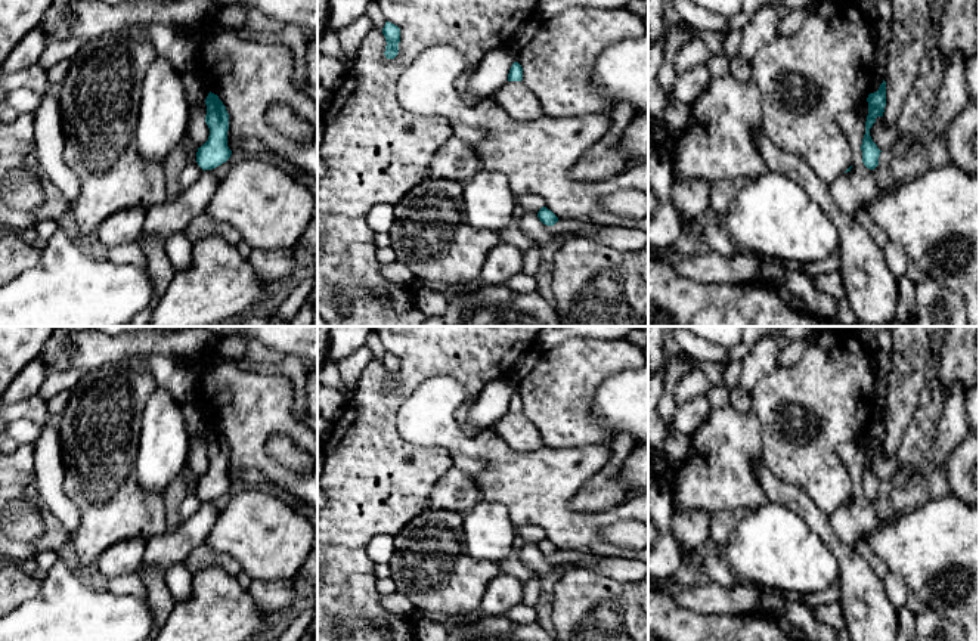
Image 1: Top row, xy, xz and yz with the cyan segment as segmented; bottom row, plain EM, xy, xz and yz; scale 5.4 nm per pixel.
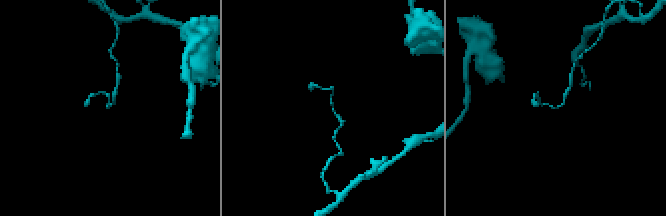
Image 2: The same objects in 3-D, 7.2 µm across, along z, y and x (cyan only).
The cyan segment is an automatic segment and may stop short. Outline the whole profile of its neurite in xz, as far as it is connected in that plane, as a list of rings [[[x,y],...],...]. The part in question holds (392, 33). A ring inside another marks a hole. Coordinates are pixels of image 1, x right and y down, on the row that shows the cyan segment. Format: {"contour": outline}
{"contour": [[[387,21],[384,28],[382,28],[382,34],[384,34],[385,41],[387,41],[384,55],[387,59],[394,59],[399,53],[400,28]]]}

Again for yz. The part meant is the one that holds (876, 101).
{"contour": [[[886,81],[880,84],[879,90],[870,93],[867,97],[868,102],[868,115],[865,121],[865,134],[862,139],[861,151],[862,151],[862,162],[867,168],[874,170],[879,165],[880,149],[873,142],[870,136],[870,128],[876,123],[877,117],[883,117],[886,106]]]}

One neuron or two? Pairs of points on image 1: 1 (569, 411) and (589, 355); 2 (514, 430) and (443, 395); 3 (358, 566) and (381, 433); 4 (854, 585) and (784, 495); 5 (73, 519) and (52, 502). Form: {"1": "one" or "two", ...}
{"1": "one", "2": "two", "3": "one", "4": "one", "5": "one"}

